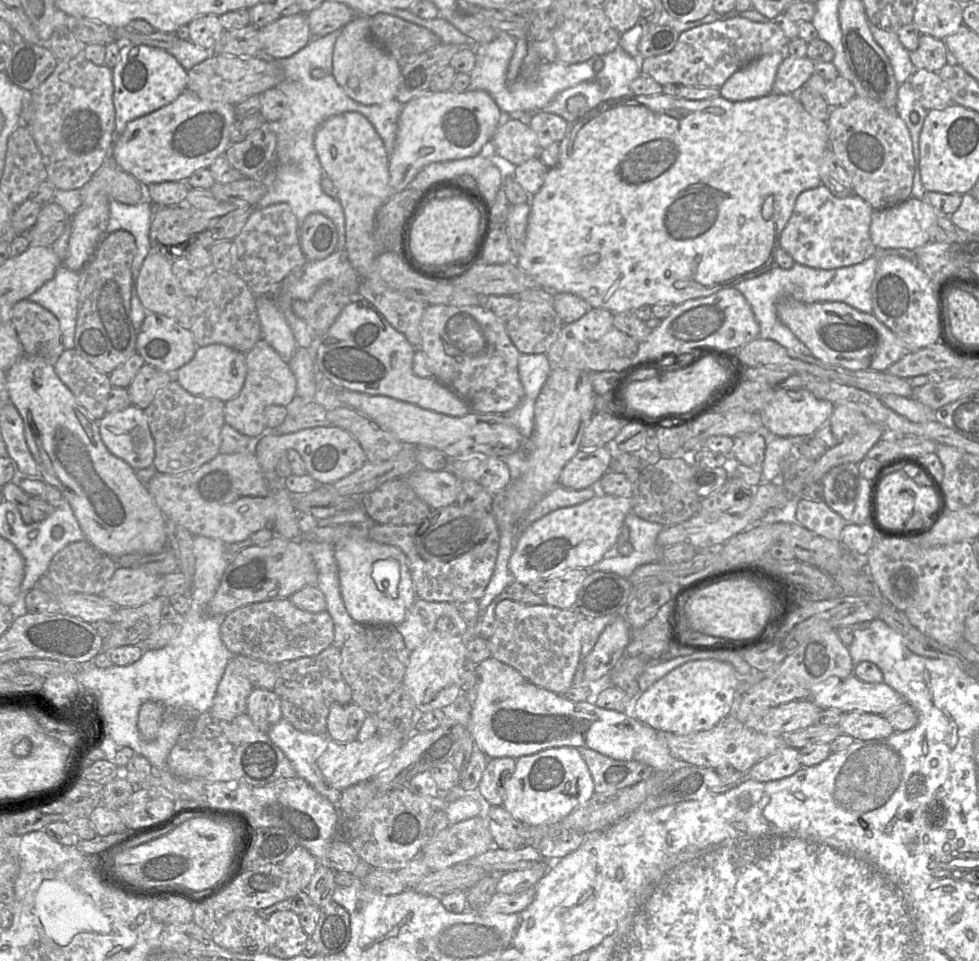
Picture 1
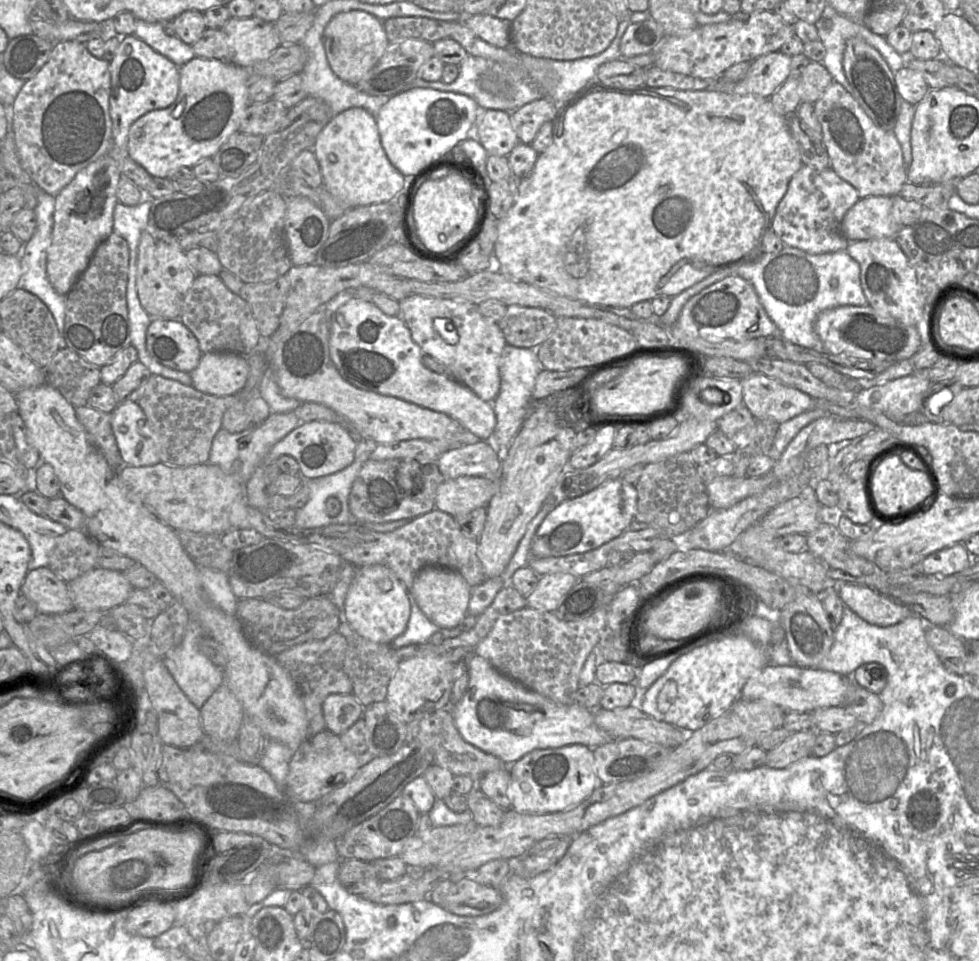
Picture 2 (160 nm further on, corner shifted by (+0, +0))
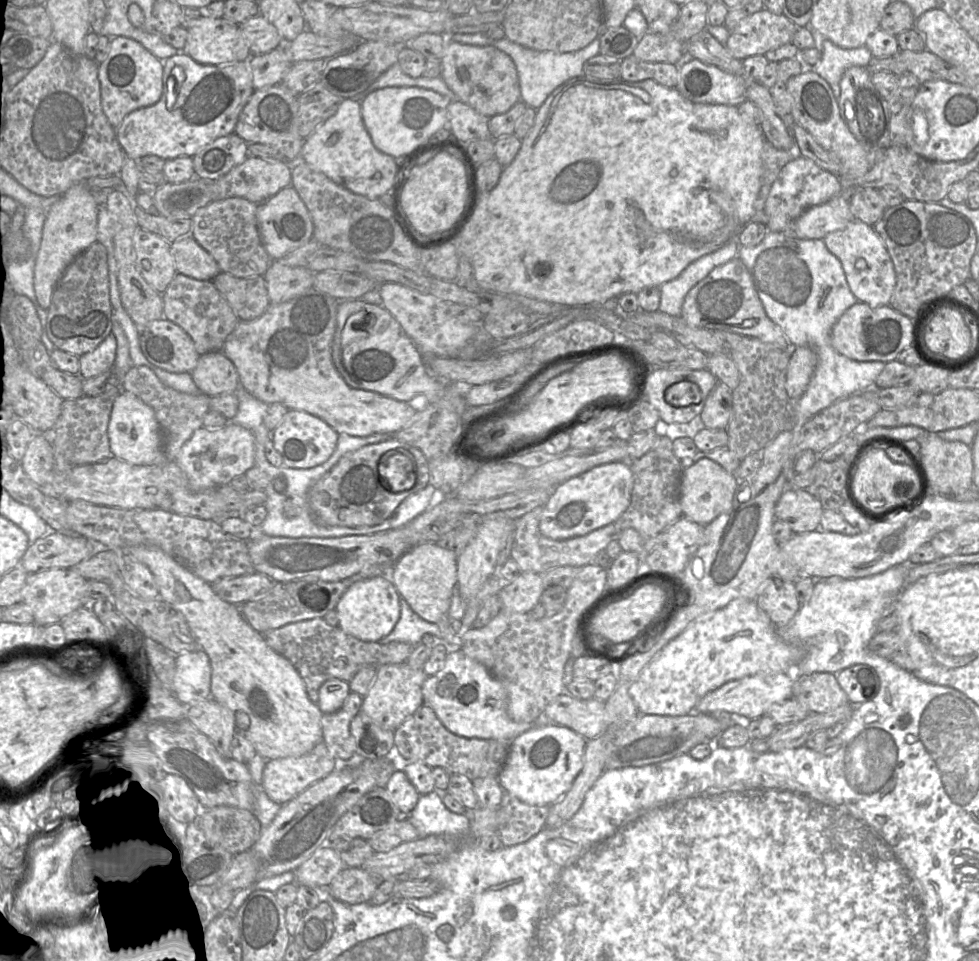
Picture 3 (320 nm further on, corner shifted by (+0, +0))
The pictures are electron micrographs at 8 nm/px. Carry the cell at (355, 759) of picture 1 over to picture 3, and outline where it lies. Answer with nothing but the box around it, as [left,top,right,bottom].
[262,743,338,805]

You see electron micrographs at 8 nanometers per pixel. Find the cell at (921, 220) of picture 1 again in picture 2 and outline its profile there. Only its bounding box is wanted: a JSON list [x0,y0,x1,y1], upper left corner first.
[842,197,901,241]

